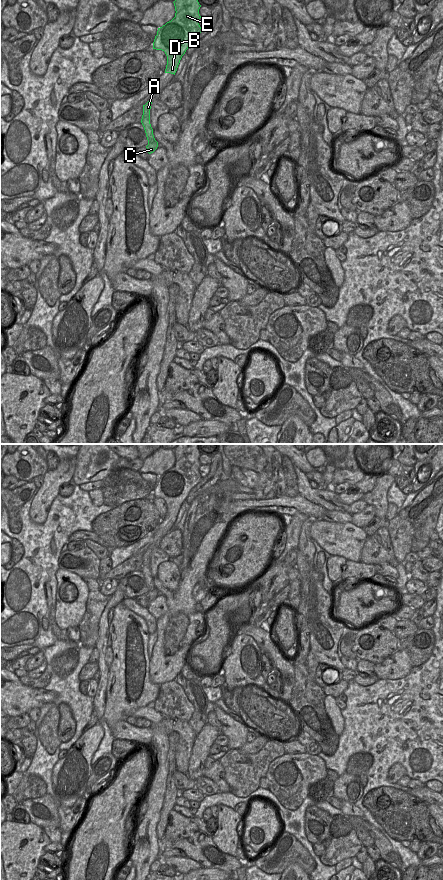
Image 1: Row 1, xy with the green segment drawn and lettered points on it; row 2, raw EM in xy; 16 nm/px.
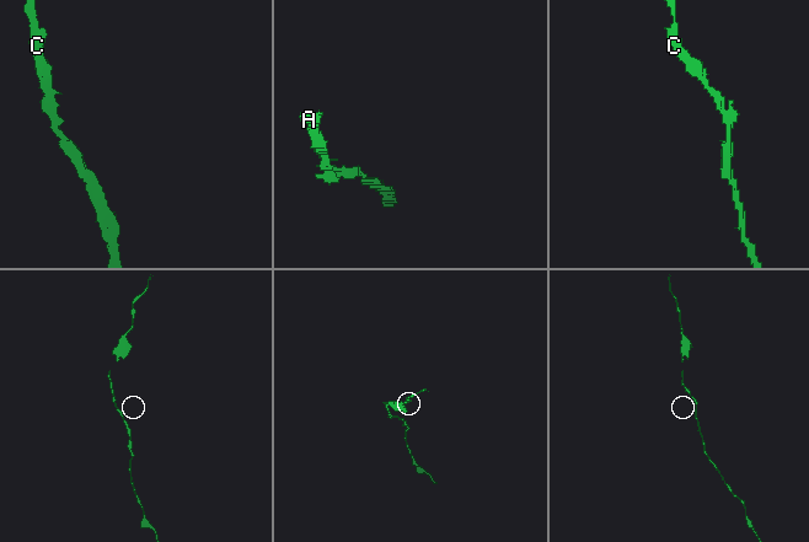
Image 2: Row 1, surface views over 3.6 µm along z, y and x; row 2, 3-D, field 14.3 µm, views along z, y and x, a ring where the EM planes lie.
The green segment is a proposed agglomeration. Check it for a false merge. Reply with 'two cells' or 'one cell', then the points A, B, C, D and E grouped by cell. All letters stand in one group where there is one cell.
one cell; A B C D E

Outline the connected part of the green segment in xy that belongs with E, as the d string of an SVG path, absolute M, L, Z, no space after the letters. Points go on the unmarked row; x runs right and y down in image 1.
M179 444L174 450L175 465L158 476L153 497L162 498L167 504L165 521L174 522L182 504L202 477L199 473L198 444Z

